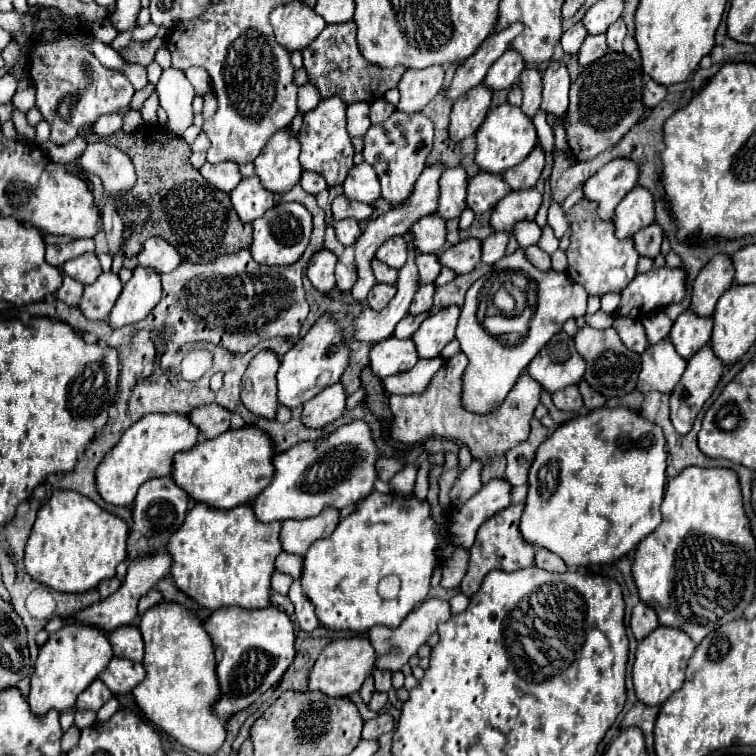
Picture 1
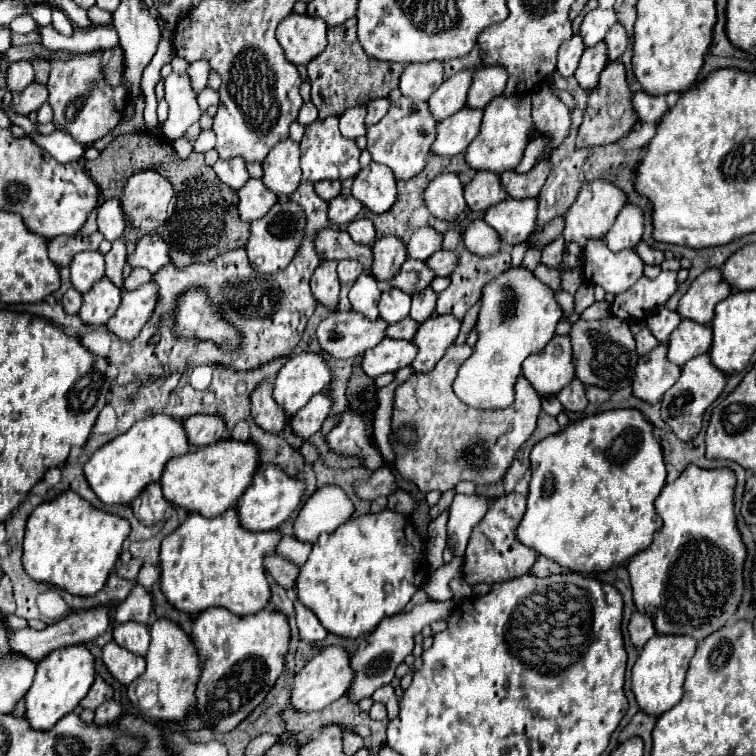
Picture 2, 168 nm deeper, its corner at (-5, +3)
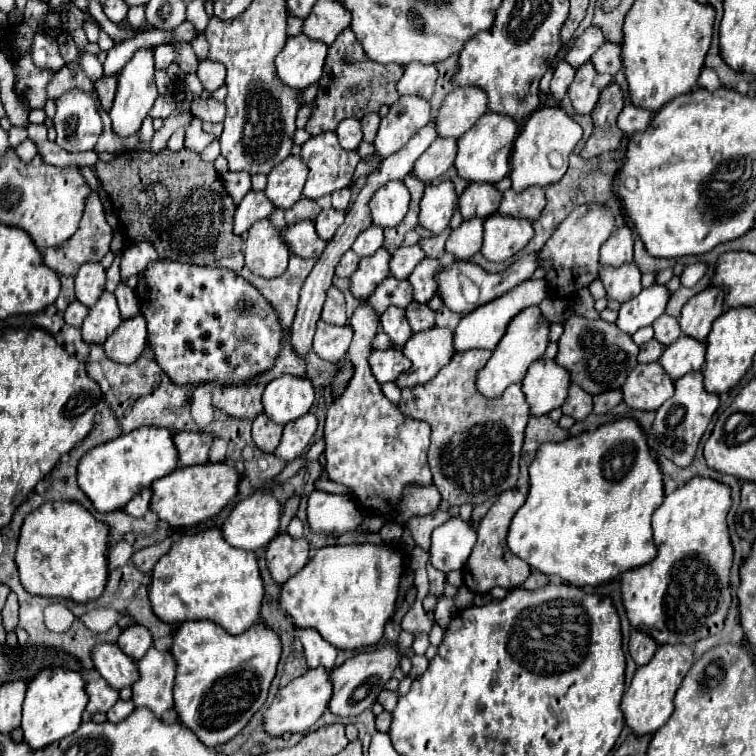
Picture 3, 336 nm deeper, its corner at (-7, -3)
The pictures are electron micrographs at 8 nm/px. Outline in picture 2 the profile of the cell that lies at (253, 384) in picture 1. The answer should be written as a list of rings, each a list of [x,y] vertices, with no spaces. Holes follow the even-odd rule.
[[[268,380],[260,382],[254,388],[254,392],[250,394],[250,402],[252,402],[254,422],[268,432],[280,434],[284,428],[284,422],[286,422],[286,412],[272,398],[272,382],[268,382]]]

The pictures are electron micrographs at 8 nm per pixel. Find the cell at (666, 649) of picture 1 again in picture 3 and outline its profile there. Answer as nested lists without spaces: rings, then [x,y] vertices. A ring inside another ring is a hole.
[[[666,644],[666,646],[658,646],[654,658],[646,666],[640,666],[636,670],[628,690],[622,696],[622,704],[620,704],[620,710],[624,712],[626,724],[632,730],[632,734],[636,736],[654,734],[658,728],[662,728],[668,722],[674,710],[674,694],[692,664],[694,664],[694,654],[690,646]]]

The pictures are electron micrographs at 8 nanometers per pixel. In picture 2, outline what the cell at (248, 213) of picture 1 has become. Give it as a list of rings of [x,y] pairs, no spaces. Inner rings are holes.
[[[250,178],[240,190],[238,190],[238,212],[242,222],[254,222],[268,214],[268,210],[276,204],[276,194],[270,192],[262,180]]]

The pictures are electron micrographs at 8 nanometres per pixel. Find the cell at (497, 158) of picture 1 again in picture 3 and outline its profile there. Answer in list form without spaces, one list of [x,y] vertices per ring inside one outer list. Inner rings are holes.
[[[486,112],[462,138],[458,138],[458,154],[454,166],[458,176],[468,182],[490,182],[496,184],[510,172],[510,152],[518,136],[518,124],[504,114]]]

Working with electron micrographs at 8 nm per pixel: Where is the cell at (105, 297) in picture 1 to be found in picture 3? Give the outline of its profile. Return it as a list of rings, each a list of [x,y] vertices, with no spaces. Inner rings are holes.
[[[104,292],[100,300],[90,308],[82,324],[82,340],[88,344],[104,344],[106,338],[122,324],[120,310],[114,294]]]

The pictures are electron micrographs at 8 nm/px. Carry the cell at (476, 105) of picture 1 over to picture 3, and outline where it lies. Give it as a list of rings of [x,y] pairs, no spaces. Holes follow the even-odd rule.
[[[436,138],[428,146],[428,150],[416,160],[412,176],[416,176],[424,184],[430,184],[454,164],[454,158],[456,158],[456,140]]]

